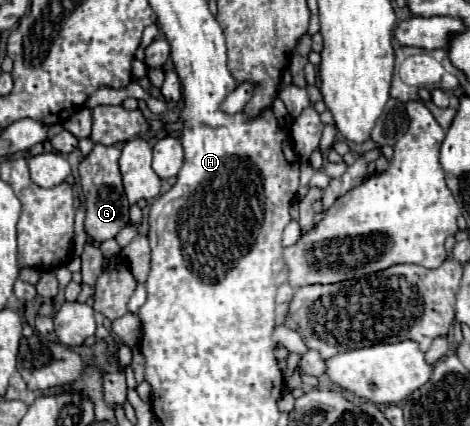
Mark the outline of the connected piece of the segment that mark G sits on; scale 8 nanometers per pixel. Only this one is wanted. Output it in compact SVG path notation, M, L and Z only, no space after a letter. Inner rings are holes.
M96 144L88 156L82 158L80 162L80 182L82 190L86 196L86 232L96 240L104 242L114 238L126 224L128 220L128 200L122 188L122 176L118 170L118 160L120 160L120 148L118 146L104 146Z

